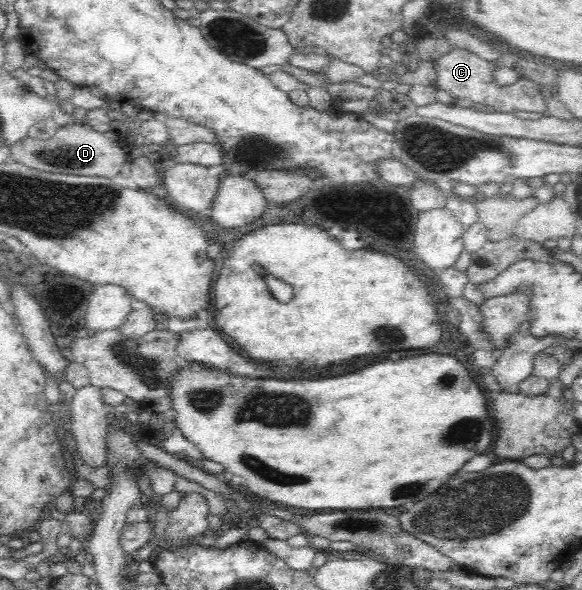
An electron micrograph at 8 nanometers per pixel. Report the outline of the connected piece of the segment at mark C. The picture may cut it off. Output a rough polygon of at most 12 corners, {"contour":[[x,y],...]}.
{"contour":[[452,49],[434,62],[436,88],[502,114],[543,113],[530,79],[501,86],[499,63]]}

